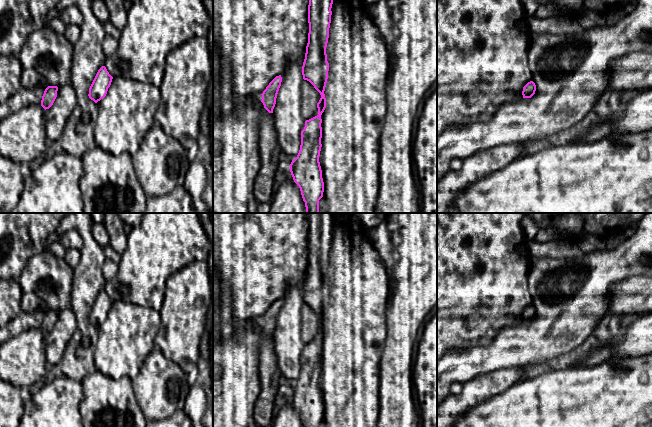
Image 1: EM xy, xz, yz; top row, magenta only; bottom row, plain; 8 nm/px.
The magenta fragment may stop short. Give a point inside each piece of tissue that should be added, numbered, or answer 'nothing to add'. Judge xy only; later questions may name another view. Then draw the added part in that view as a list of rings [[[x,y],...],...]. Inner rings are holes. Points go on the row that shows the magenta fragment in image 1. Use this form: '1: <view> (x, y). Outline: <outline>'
nothing to add

